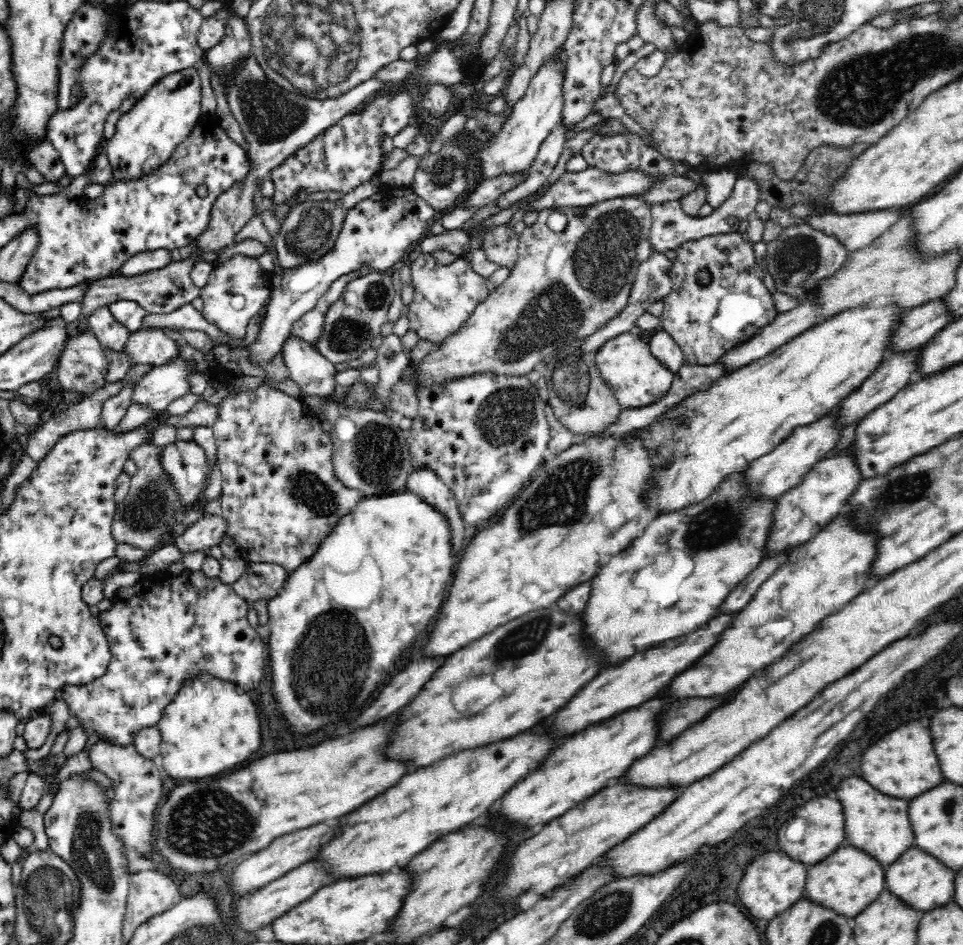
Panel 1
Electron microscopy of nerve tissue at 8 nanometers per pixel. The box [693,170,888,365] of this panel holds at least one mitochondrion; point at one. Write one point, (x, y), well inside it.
(795, 258)

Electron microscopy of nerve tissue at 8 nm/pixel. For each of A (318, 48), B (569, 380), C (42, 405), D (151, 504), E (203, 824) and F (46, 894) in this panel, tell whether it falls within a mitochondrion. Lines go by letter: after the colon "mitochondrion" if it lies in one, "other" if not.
A: mitochondrion
B: mitochondrion
C: other
D: mitochondrion
E: mitochondrion
F: mitochondrion

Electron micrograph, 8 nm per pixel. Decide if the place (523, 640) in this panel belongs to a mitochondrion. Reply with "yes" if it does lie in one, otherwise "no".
yes

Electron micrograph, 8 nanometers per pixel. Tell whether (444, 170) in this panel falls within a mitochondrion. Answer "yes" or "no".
yes

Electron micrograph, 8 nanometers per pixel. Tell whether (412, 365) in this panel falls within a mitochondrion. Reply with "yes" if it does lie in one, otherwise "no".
no

